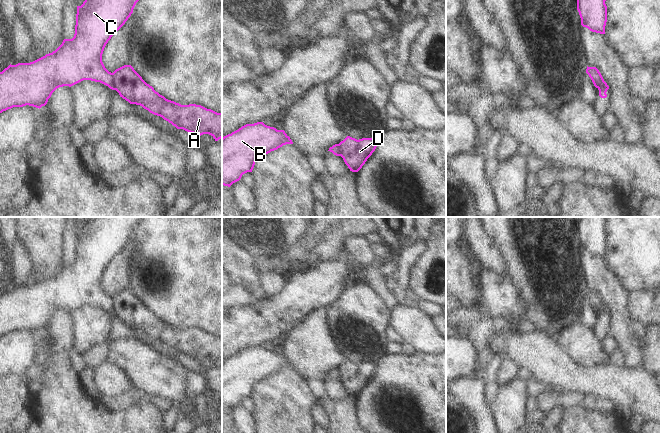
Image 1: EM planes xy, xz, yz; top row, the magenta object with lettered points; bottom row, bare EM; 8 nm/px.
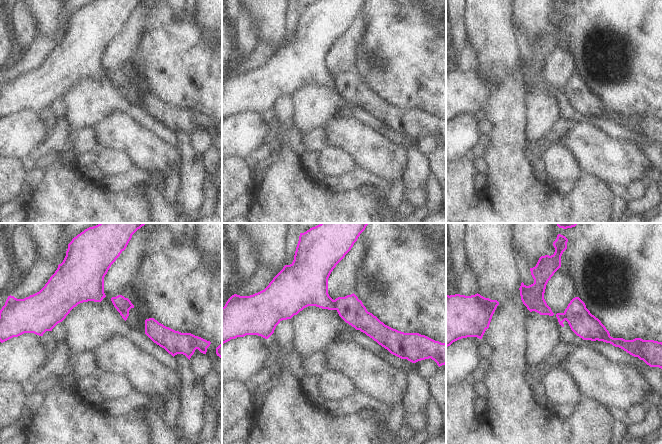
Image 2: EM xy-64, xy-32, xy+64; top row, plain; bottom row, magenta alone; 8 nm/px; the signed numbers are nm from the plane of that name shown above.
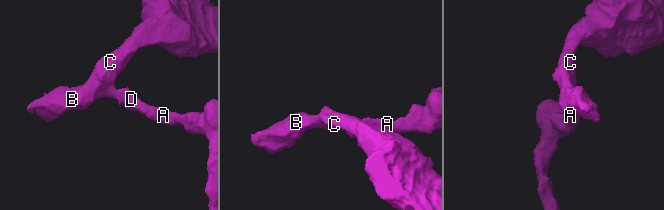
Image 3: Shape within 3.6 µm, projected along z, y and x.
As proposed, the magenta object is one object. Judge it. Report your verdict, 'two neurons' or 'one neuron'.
two neurons

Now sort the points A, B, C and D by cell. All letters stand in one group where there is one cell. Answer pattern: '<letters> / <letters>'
A D / B C

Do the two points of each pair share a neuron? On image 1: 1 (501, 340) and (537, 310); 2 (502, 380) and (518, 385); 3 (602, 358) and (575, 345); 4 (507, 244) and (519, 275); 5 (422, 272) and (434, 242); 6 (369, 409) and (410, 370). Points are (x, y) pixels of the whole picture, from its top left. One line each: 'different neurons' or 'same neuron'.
1: different neurons
2: different neurons
3: same neuron
4: same neuron
5: same neuron
6: same neuron

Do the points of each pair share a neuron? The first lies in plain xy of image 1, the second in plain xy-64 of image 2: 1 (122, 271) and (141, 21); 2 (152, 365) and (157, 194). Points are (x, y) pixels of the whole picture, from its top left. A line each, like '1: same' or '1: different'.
1: same
2: different

